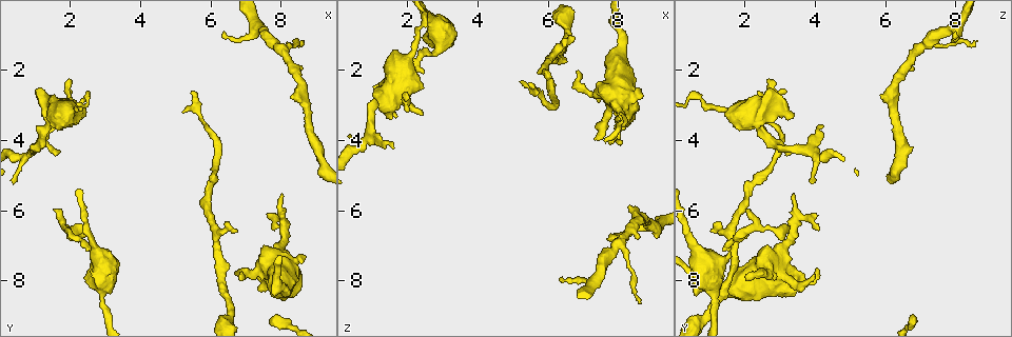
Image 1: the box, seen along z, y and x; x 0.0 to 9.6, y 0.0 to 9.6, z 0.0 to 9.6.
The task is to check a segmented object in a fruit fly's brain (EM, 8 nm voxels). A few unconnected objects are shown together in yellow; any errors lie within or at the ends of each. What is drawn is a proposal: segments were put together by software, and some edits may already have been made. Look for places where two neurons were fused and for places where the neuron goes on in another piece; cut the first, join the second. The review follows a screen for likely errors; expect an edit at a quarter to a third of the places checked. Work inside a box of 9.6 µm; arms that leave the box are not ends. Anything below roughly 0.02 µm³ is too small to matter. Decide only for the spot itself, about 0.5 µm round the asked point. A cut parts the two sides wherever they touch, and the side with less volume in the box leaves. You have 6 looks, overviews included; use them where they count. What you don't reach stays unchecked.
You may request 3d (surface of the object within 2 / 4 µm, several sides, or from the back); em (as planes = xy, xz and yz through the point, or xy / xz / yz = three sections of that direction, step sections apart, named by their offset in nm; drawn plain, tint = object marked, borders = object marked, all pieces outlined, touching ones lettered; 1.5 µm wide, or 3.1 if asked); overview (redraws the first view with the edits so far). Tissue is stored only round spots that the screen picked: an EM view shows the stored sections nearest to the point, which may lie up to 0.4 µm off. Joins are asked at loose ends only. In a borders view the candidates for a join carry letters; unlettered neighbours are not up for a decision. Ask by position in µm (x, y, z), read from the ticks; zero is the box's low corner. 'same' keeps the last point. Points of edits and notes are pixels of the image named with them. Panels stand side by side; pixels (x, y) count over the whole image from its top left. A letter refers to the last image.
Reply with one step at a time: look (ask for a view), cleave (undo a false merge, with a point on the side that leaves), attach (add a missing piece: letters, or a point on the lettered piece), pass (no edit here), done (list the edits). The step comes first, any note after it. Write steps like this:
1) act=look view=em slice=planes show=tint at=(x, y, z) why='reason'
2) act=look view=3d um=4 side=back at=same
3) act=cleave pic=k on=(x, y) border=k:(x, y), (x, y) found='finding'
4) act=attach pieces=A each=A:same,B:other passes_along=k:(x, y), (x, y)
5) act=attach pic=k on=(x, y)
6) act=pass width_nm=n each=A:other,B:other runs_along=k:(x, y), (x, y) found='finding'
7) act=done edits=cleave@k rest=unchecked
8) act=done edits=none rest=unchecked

act=look view=3d um=2 at=(7.40, 7.80, 4.00) why='branch stops here'

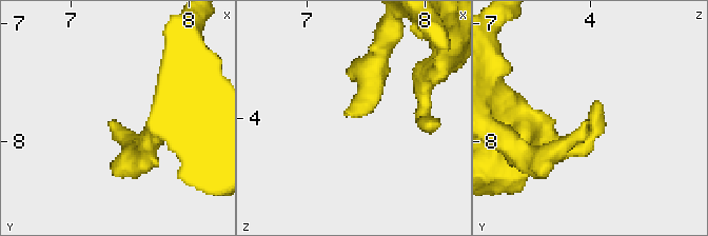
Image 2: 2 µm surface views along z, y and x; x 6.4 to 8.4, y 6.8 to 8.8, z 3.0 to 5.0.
act=look view=em slice=xy step=8 show=borders at=(7.38, 7.80, 3.96)

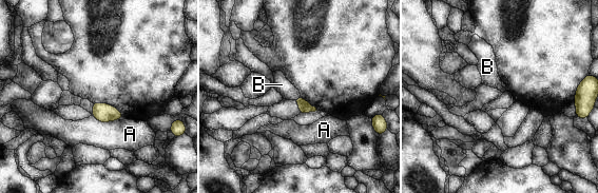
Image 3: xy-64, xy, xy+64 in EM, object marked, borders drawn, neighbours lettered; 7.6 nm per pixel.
act=look view=em slice=planes show=borders at=same

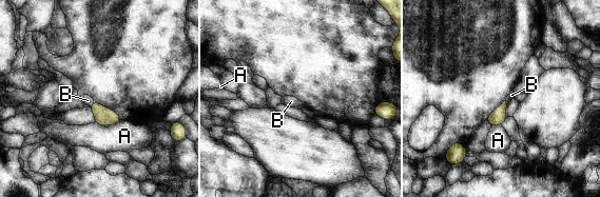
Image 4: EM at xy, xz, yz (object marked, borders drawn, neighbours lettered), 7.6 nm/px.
act=attach pieces=B width_nm=110 each=A:other,B:same passes_along=4:(103, 116), (92, 103), (88, 100) found='it goes on there'

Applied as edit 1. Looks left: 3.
act=look view=overview

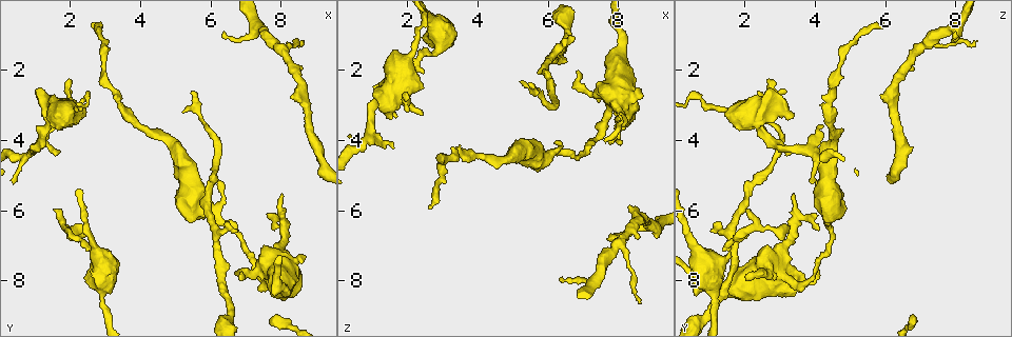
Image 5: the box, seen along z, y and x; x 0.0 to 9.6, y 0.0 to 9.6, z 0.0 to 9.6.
act=look view=em slice=planes show=borders at=(2.00, 2.25, 2.65) why='free end'

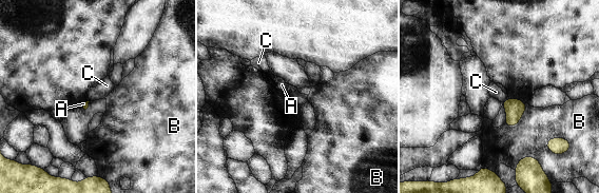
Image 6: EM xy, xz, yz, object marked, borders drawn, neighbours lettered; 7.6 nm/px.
act=pass each=A:other,B:other,C:other border=6:(506, 98), (501, 101) found='none of them fits'

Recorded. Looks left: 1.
act=done edits=attach@4 rest=unchecked

